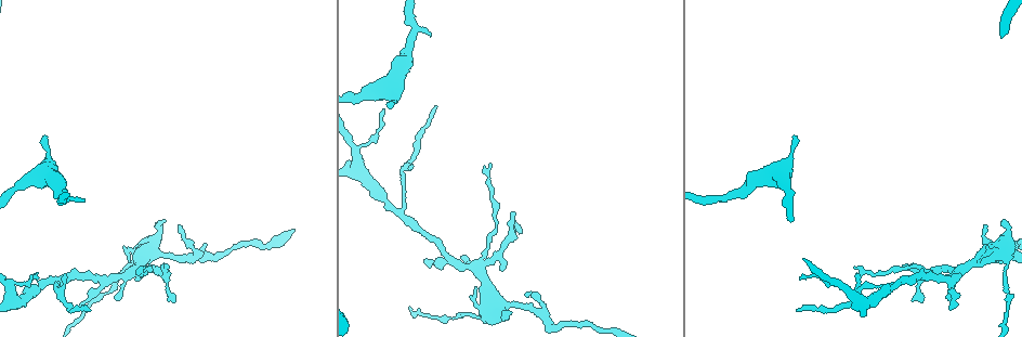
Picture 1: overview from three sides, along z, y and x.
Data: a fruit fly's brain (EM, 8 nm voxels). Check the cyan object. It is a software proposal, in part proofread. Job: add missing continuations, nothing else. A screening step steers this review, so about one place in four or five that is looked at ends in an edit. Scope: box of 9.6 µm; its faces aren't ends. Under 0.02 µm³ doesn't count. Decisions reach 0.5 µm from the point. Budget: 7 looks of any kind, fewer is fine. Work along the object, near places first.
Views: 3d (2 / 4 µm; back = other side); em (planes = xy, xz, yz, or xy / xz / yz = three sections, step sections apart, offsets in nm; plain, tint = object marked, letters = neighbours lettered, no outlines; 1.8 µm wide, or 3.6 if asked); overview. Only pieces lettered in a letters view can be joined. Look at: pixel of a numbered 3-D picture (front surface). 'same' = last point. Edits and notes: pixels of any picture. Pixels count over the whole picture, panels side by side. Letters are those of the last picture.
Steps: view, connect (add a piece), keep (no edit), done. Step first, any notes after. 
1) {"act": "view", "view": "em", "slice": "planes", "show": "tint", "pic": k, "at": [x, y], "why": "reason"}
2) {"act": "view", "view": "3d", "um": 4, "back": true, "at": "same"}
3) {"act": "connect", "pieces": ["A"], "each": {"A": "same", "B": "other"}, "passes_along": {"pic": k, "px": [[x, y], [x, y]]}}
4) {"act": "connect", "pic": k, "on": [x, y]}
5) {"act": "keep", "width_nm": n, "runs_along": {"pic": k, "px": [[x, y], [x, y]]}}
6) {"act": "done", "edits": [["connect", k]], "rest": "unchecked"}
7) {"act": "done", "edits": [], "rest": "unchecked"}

{"act": "view", "view": "em", "slice": "yz", "step": 8, "show": "letters", "pic": 1, "at": [36, 278], "why": "thin end"}

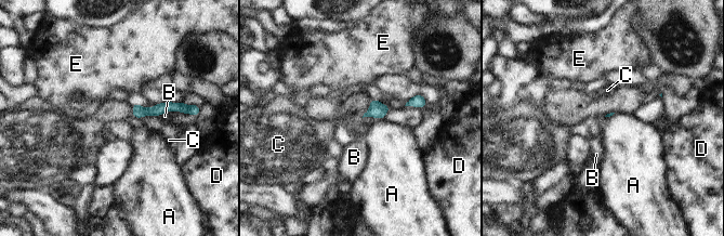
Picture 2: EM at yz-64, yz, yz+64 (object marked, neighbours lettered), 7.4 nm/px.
{"act": "keep", "each": {"A": "other", "B": "other", "C": "other", "D": "other", "E": "other"}, "runs_along": {"pic": 2, "px": [[181, 105], [134, 113]]}, "found": "none of them fits"}

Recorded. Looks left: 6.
{"act": "view", "view": "3d", "um": 2, "pic": 1, "at": [509, 312], "why": "branch stops here"}

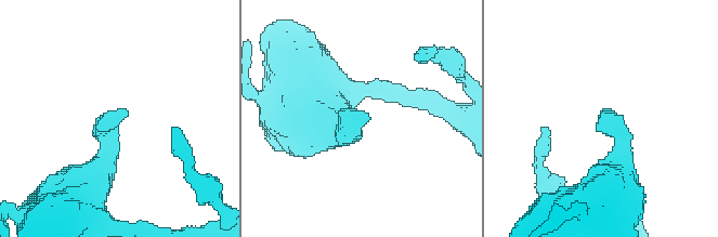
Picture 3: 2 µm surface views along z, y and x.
{"act": "view", "view": "em", "slice": "xy", "step": 4, "show": "letters", "pic": 3, "at": [604, 108], "why": "now the EM"}

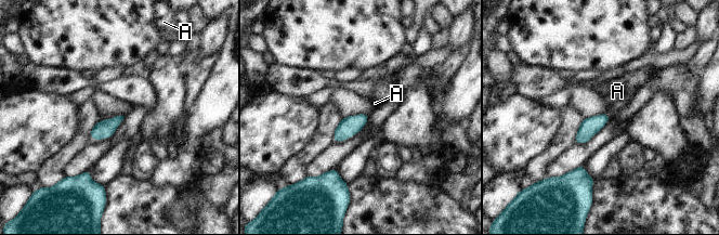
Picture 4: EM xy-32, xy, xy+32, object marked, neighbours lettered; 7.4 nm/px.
{"act": "keep", "width_nm": 140, "each": {"A": "other"}, "border": {"pic": 4, "px": [[605, 113], [611, 117]]}, "found": "none of them fits"}

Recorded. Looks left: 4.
{"act": "view", "view": "em", "slice": "planes", "show": "letters", "pic": 1, "at": [794, 135], "why": "thin end"}

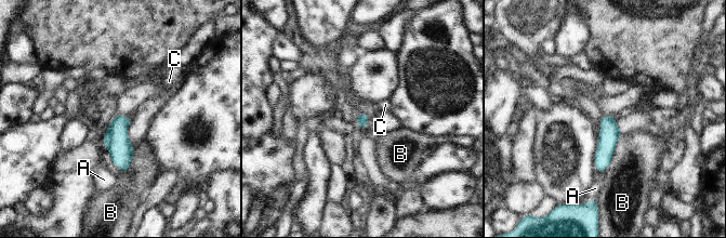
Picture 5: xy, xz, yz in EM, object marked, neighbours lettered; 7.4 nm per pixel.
{"act": "keep", "each": {"A": "other", "B": "other", "C": "other"}, "runs_along": {"pic": 5, "px": [[612, 118], [598, 168]]}, "found": "none of them fits"}

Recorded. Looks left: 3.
{"act": "done", "edits": [], "rest": "unchecked"}

